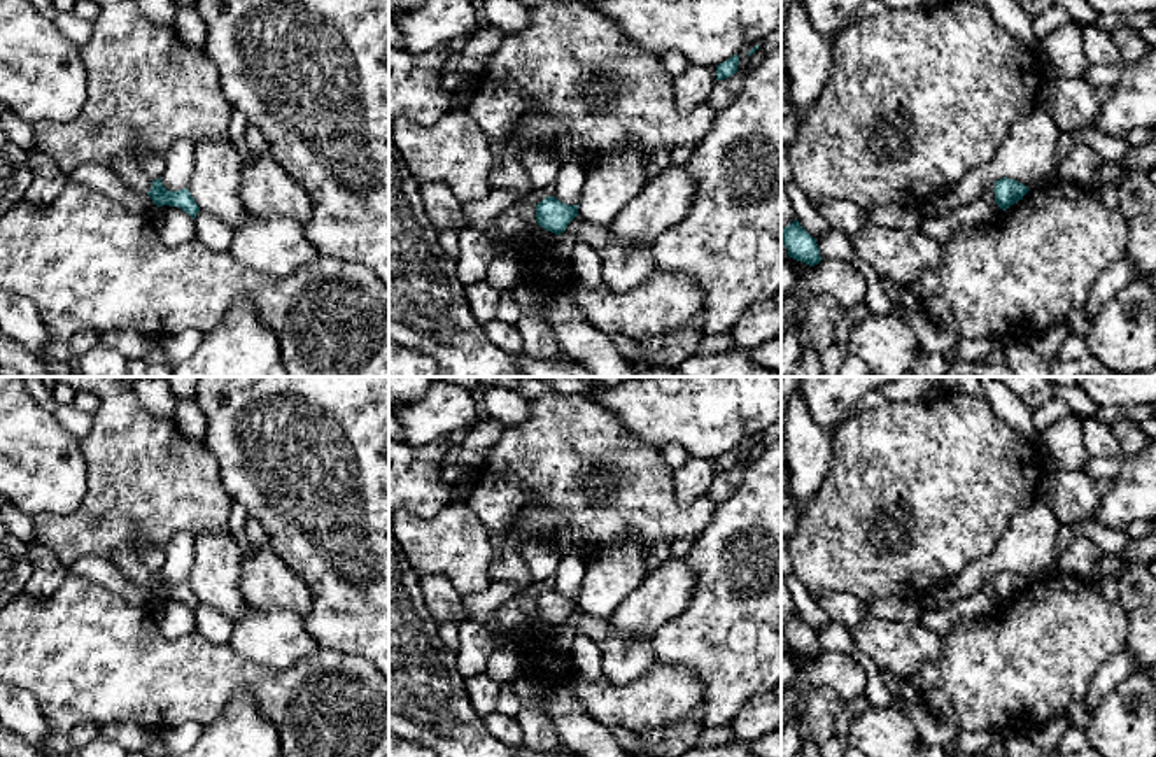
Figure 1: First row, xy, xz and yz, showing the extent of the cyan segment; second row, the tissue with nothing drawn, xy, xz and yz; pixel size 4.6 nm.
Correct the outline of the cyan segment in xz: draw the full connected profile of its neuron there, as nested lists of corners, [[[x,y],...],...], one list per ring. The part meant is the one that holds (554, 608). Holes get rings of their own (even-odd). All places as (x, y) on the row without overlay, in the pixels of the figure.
[[[546,589],[536,598],[536,613],[546,624],[560,627],[567,617],[578,608],[578,598],[566,598],[555,589]]]

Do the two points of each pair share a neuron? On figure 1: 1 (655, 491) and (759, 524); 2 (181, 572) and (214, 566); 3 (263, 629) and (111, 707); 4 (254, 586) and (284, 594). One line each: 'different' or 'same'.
1: different
2: different
3: different
4: same

